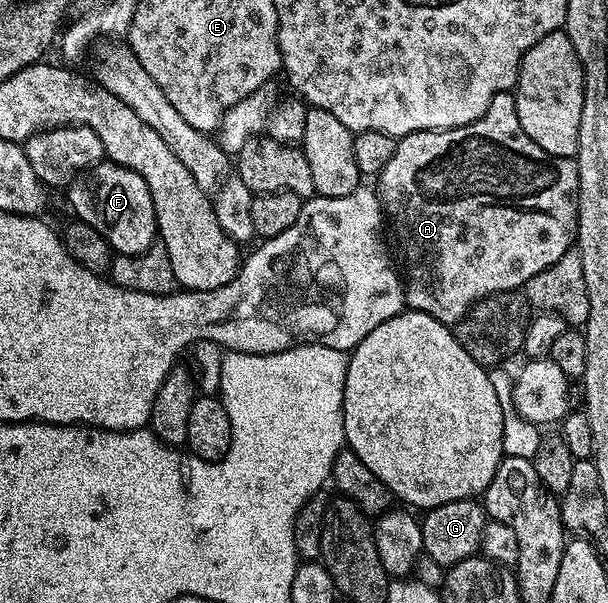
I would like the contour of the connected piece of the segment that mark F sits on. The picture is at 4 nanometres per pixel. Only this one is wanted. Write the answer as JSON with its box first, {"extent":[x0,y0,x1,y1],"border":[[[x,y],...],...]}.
{"extent":[65,161,157,255],"border":[[[110,161],[98,163],[79,176],[65,195],[75,210],[74,218],[88,223],[110,245],[112,252],[121,255],[140,255],[153,246],[157,239],[153,197],[149,185],[137,174]]]}

